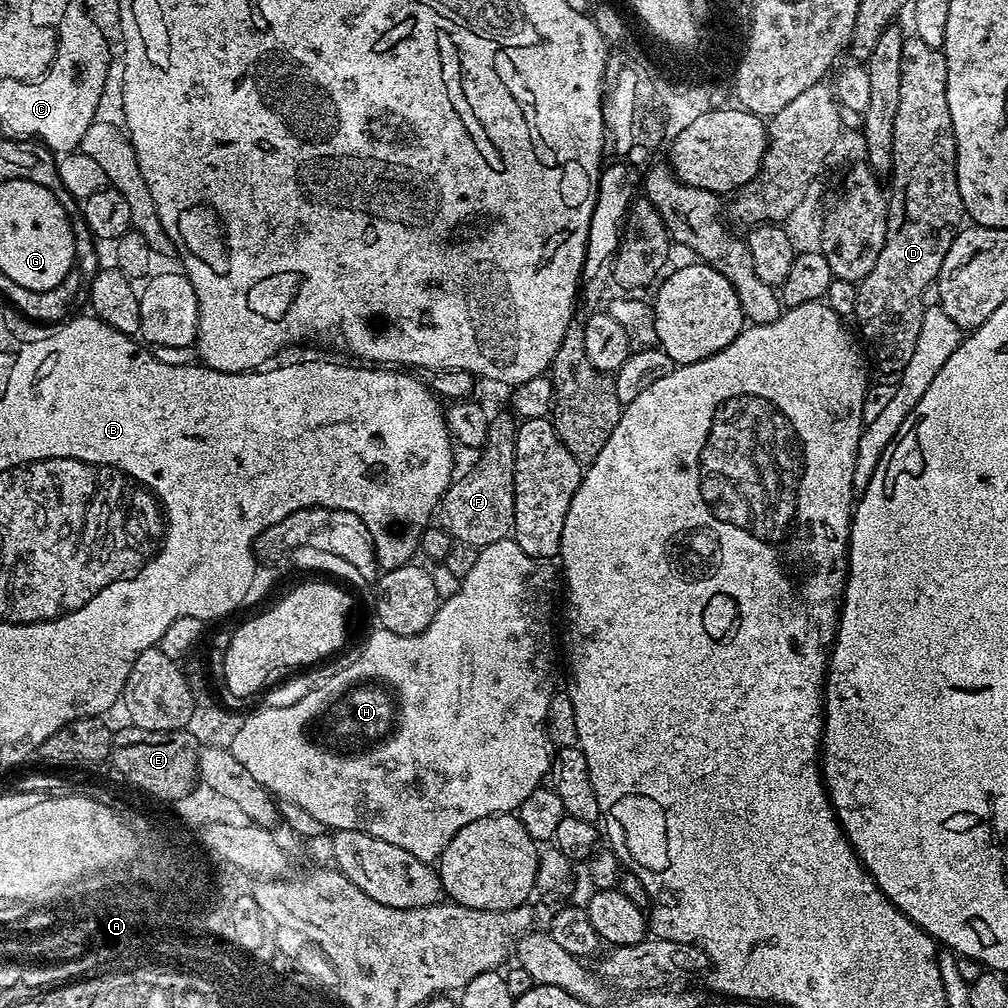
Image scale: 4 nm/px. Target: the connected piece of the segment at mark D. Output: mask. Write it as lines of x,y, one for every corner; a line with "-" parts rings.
915,34
909,35
902,46
902,95
898,98
898,114
894,114
890,179
892,192
890,188
886,242
882,246
882,254
878,254
878,262
874,262
874,270
859,281
858,306
854,317
855,323
860,323
866,348
868,343
867,351
870,356
872,351
876,359
877,373
906,370
906,362
910,362
914,345
918,343
918,333
922,331
922,293
926,286
936,282
946,258
946,250
950,250
966,216
962,194
958,194
956,139
954,126
950,122
950,102
946,102
946,58
941,49
926,46
926,42

